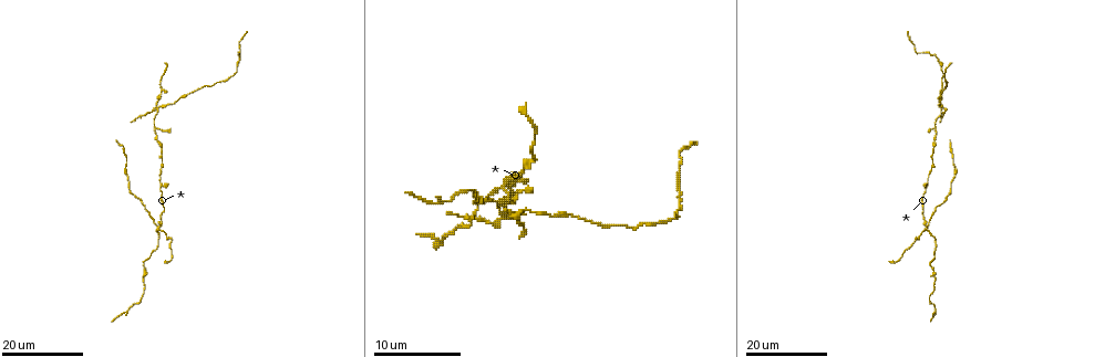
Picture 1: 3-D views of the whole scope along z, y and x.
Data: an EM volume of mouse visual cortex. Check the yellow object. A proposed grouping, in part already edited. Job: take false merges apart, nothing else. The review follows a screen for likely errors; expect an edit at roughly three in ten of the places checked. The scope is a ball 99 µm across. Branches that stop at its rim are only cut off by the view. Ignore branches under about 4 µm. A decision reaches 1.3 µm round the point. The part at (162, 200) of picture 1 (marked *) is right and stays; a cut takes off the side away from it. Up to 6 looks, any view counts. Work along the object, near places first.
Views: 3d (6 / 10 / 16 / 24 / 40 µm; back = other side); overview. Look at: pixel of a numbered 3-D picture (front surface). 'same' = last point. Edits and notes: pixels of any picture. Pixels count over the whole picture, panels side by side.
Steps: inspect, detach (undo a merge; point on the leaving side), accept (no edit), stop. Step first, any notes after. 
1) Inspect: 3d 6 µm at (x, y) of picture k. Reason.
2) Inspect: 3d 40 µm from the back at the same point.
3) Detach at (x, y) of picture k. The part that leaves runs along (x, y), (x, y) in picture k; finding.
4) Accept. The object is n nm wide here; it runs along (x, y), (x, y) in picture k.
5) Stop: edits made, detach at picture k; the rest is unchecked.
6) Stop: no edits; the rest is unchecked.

Inspect: 3d 24 µm at (928, 225) of picture 1. Looks like a crossing.

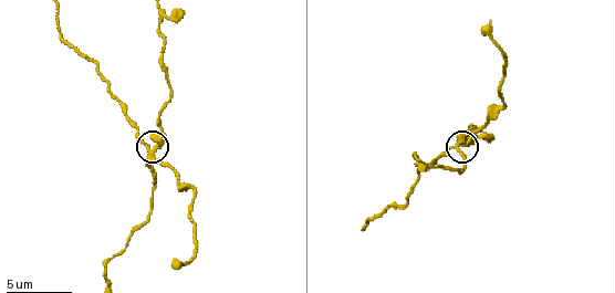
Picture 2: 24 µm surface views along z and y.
Inspect: 3d 10 µm at (150, 151) of picture 2.

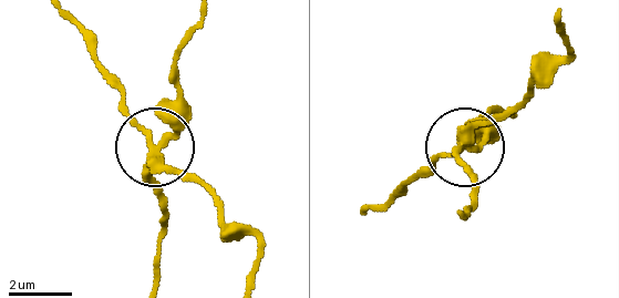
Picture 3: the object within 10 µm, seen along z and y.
Detach at (191, 173) of picture 3. The object is 230 nm wide here; the part that leaves runs along (156, 153), (122, 84), (70, 12) in picture 3; a second neuron is stuck on.

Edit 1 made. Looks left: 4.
Inspect: 3d 16 µm at (932, 148) of picture 1. Calibre changes.

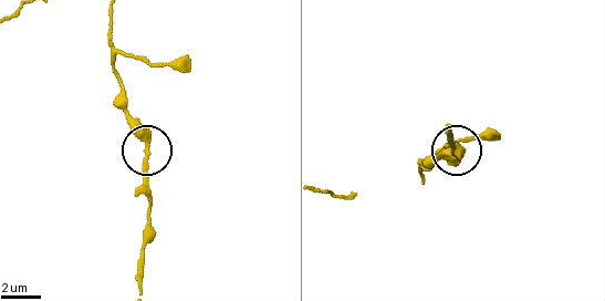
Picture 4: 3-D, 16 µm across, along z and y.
Inspect: 3d 6 µm at (148, 148) of picture 4. Closer look.

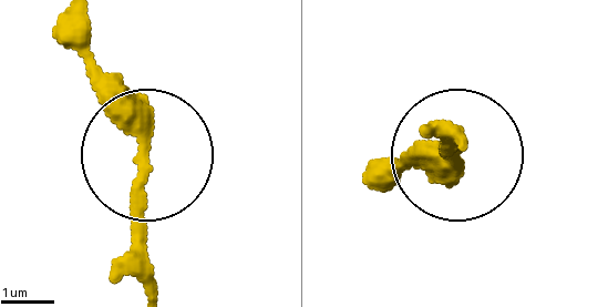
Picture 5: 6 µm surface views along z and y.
Accept. 3 arms meet here; it runs along (148, 283), (145, 124), (61, 36) in picture 5; continuous, no second neuron.

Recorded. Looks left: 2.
Stop: edits made, detach at picture 3; the rest is unchecked.

